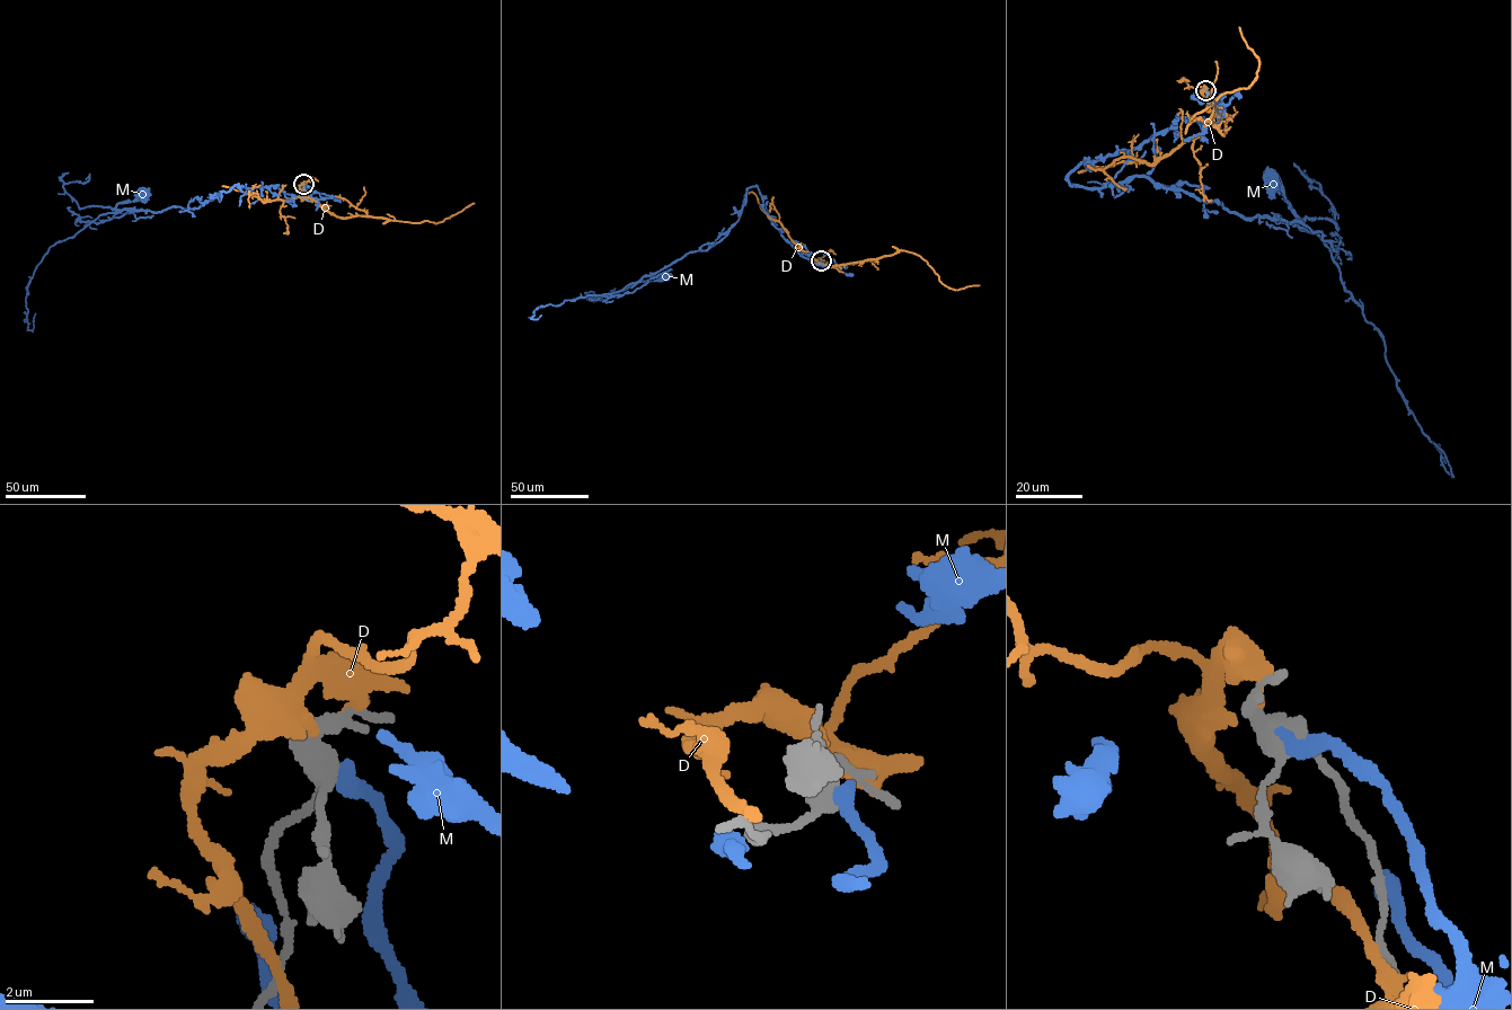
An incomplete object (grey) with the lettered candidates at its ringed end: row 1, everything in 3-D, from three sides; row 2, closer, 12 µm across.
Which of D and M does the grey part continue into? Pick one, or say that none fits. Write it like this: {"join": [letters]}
{"join": []}

